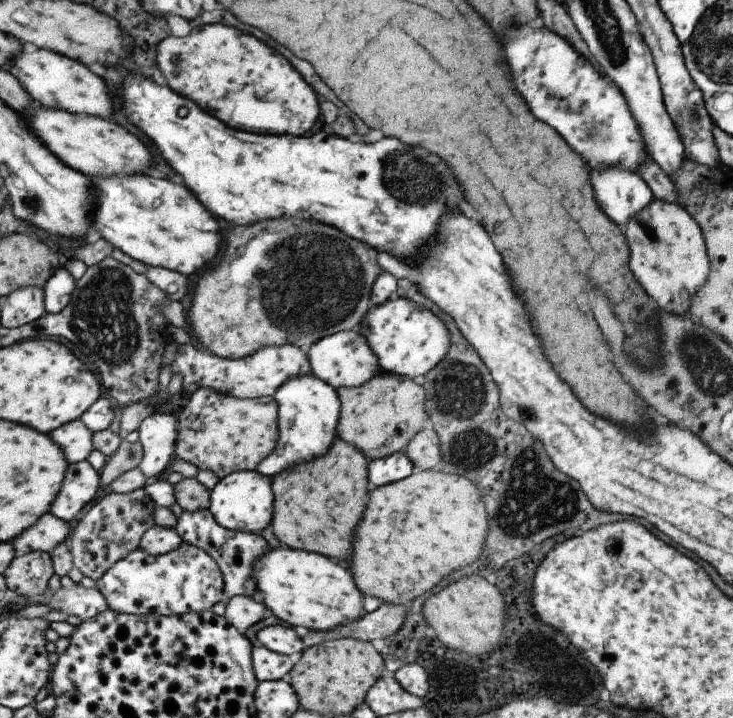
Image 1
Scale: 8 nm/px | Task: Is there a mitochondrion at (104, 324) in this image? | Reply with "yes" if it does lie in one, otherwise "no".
yes

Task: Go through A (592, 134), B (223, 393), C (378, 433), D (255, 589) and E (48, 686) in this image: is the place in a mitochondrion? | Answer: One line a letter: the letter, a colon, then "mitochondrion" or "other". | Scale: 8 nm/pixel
A: mitochondrion
B: other
C: other
D: other
E: other

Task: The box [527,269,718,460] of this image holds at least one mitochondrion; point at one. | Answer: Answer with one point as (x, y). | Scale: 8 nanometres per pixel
(645, 320)

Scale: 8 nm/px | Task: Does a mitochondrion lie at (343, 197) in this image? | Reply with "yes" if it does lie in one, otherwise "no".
no

